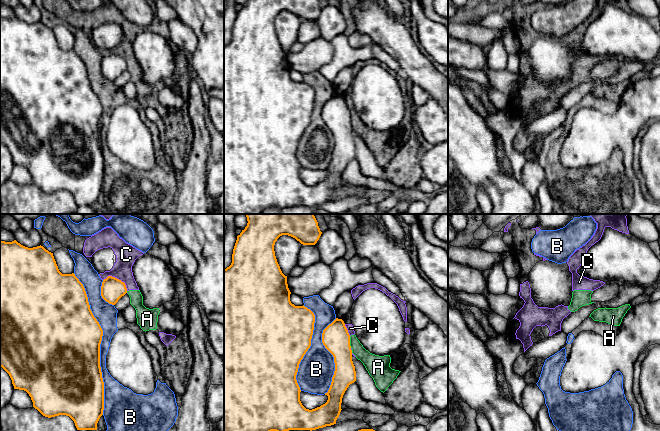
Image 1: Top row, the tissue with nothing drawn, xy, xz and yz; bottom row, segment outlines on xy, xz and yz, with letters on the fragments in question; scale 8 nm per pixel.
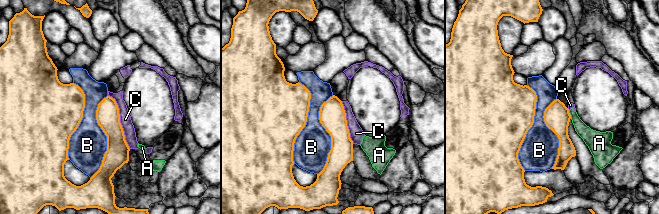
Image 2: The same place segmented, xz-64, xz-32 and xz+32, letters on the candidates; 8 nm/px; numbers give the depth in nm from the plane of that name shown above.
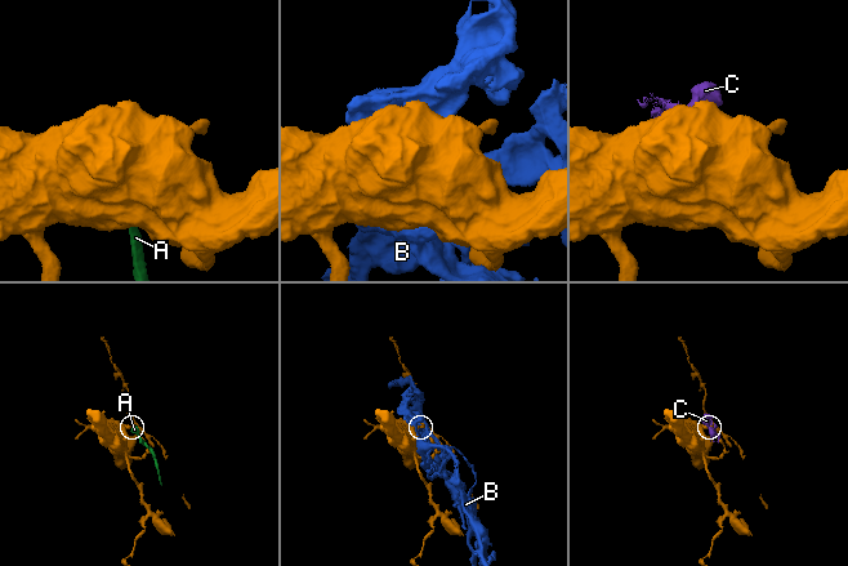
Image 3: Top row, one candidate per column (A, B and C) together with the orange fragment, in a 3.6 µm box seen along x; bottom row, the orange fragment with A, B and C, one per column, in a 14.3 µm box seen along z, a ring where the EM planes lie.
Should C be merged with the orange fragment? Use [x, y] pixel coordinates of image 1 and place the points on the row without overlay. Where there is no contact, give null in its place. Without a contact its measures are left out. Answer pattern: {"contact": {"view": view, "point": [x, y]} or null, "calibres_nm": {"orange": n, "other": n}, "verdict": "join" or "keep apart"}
{"contact": {"view": "xy", "point": [116, 54]}, "calibres_nm": {"orange": 190, "other": 170}, "verdict": "keep apart"}

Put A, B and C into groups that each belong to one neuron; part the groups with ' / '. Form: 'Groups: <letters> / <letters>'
Groups: A C / B

